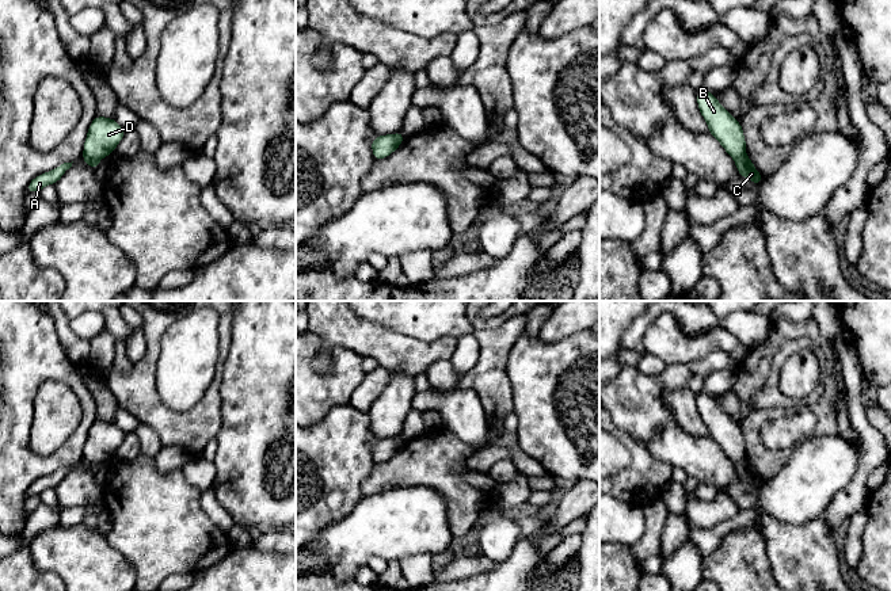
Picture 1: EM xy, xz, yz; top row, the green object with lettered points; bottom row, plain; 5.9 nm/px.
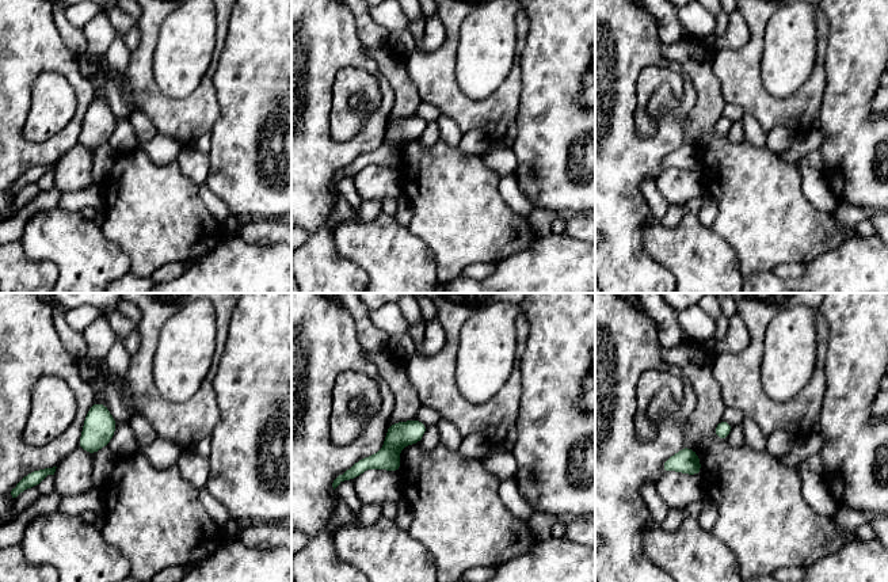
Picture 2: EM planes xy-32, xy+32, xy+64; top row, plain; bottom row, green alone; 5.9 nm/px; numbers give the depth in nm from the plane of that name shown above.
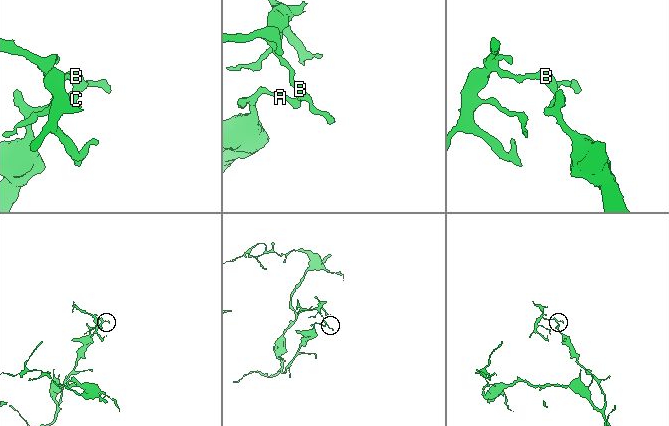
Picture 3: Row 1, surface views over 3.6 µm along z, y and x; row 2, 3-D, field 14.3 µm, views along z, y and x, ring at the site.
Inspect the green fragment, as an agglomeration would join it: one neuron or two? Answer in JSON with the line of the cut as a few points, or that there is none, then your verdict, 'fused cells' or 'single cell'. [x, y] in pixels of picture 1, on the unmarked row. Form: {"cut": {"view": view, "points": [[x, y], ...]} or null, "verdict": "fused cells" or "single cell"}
{"cut": {"view": "xy", "points": [[83, 457], [98, 464]]}, "verdict": "fused cells"}

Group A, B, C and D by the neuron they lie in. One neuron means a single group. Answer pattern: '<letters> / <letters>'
A C / B D

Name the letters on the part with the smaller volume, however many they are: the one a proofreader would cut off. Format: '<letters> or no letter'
B, D

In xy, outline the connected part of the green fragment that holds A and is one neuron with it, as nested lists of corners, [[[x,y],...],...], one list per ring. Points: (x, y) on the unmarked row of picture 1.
[[[64,466],[53,474],[47,474],[35,480],[27,489],[26,496],[39,496],[47,488],[56,488],[62,478],[72,470],[72,466]]]

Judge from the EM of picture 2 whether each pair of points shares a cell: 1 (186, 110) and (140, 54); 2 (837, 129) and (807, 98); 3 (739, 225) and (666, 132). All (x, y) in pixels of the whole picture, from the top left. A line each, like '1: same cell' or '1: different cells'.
1: same cell
2: different cells
3: different cells

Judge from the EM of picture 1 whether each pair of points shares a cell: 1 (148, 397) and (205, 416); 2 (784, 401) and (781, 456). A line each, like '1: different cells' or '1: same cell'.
1: same cell
2: different cells

